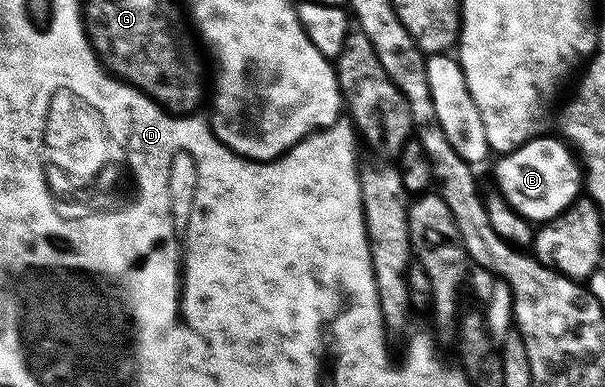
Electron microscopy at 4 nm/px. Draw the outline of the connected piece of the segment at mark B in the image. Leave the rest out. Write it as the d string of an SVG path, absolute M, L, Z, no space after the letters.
M534 136L502 154L495 165L498 194L532 223L557 218L581 195L581 163L576 152L562 138L541 136Z

